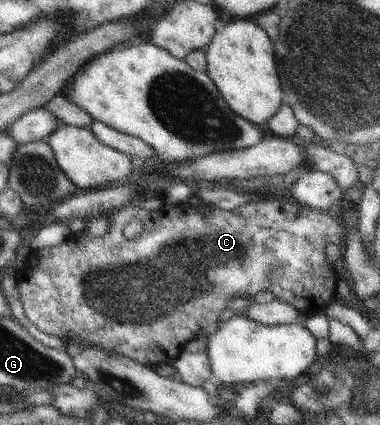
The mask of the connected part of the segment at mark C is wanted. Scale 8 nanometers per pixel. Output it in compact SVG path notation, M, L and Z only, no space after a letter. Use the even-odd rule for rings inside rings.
M268 198L265 202L249 202L235 210L221 210L217 206L200 204L198 206L190 203L177 204L177 206L163 205L160 213L147 211L137 204L127 205L109 214L109 231L101 237L84 237L83 234L71 236L64 244L54 248L39 249L29 254L25 265L17 272L20 300L24 309L25 317L29 319L32 326L48 335L56 336L65 341L66 339L78 339L81 343L88 343L93 347L100 347L111 355L122 355L141 365L151 367L157 362L171 364L183 351L186 344L195 334L200 334L202 328L211 324L225 310L229 300L237 298L252 298L261 291L270 291L277 301L292 305L299 313L311 317L320 314L336 301L338 286L338 274L336 268L326 260L326 248L328 244L345 246L345 228L338 216L321 213L315 209L303 208L291 202L281 202L274 198ZM139 218L143 222L143 230L139 238L129 240L123 234L124 228L133 220Z

